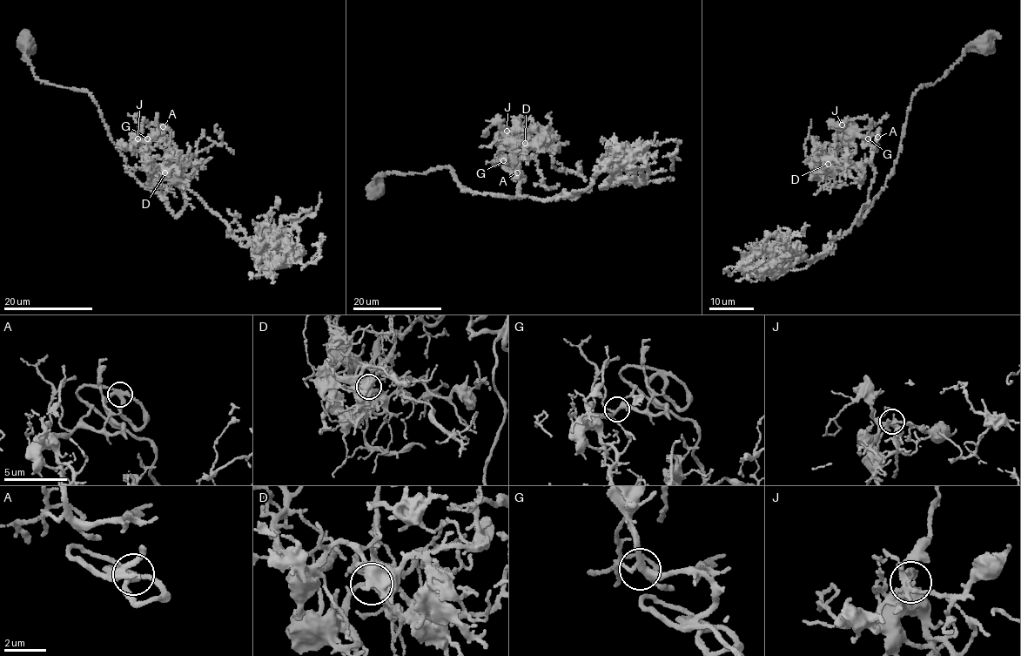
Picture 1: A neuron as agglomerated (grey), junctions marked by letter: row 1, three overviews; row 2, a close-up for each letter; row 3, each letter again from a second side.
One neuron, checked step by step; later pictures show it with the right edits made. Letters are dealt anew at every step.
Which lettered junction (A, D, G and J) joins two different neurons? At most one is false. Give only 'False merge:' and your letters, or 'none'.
False merge: none

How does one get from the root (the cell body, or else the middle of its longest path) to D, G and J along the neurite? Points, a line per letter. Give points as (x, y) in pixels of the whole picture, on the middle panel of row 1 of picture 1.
D: (378, 189), (390, 172), (448, 167), (464, 191), (518, 197), (524, 179), (500, 148), (508, 135), (525, 143)
G: (378, 189), (376, 177), (390, 172), (448, 167), (464, 191), (518, 197), (524, 179), (519, 165), (503, 160)
J: (378, 189), (376, 177), (390, 172), (448, 167), (464, 191), (518, 197), (524, 179), (503, 158), (507, 131)

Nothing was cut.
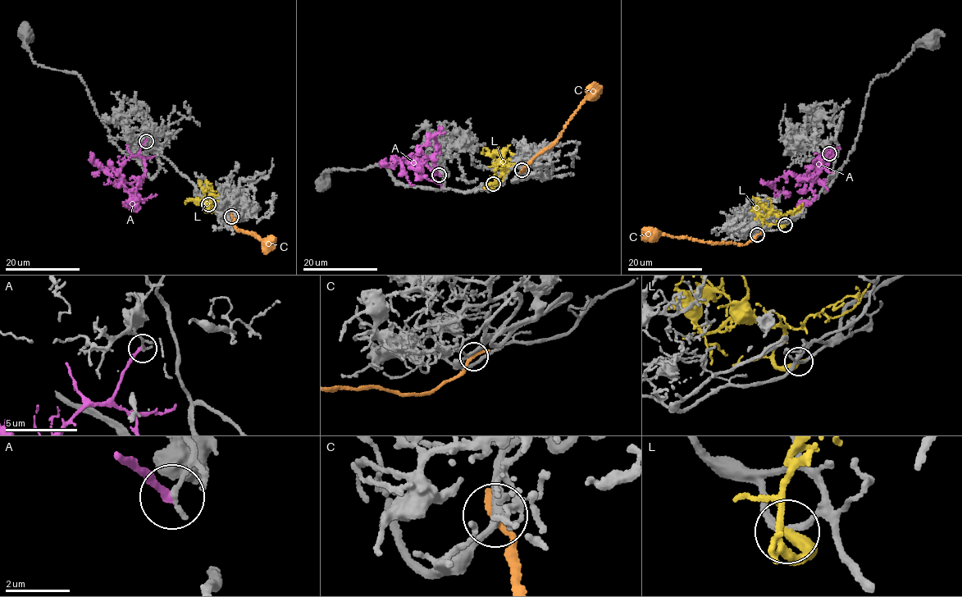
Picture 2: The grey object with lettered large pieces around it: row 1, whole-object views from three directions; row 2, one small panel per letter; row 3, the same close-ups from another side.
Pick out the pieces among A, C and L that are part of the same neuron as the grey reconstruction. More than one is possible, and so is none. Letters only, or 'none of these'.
L

